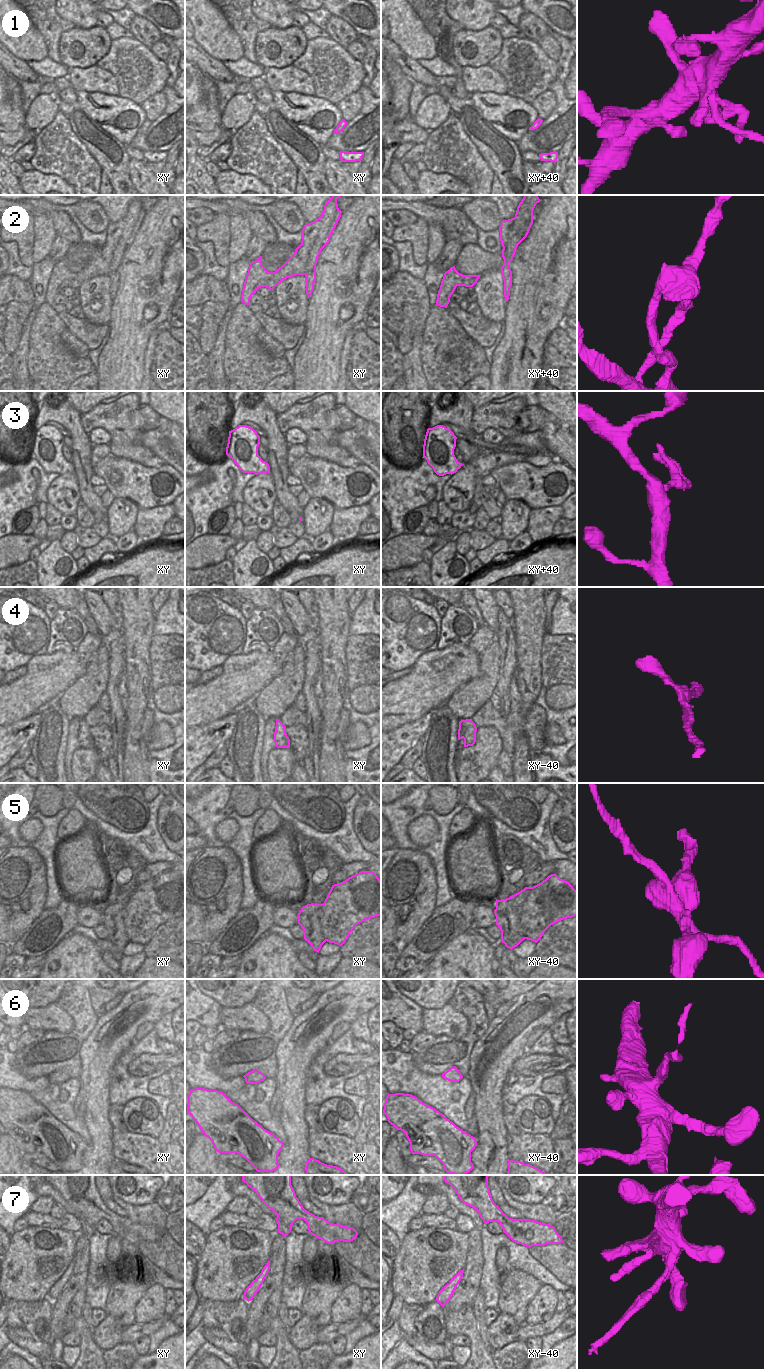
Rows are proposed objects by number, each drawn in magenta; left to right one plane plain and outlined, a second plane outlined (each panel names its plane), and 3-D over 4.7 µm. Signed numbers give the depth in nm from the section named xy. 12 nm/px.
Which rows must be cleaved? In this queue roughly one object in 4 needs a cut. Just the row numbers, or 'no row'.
2, 5, 6, 7

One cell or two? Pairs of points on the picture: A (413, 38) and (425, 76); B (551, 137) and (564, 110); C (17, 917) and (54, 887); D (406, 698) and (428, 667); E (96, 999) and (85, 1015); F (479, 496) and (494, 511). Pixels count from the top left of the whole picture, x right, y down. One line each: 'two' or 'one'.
A: two
B: one
C: two
D: one
E: two
F: one

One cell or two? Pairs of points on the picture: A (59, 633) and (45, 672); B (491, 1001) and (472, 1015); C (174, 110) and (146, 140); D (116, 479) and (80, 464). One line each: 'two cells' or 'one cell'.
A: two cells
B: two cells
C: one cell
D: two cells

